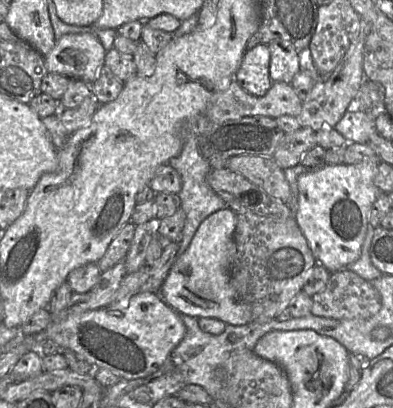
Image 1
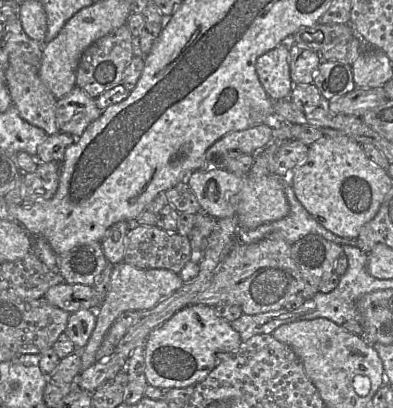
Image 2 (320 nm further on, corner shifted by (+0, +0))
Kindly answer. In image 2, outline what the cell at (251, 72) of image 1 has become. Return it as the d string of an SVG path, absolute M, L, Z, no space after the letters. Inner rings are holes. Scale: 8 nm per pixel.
M280 44L259 56L255 68L261 85L273 101L289 99L294 84L290 76L288 45Z

